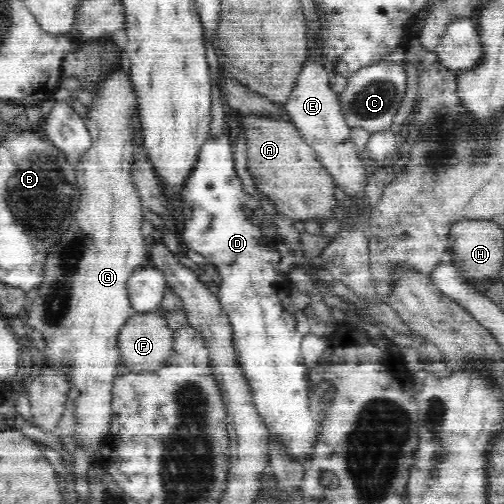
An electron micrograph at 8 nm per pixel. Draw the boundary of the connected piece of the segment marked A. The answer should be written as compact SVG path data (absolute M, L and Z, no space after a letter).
M234 113L232 124L243 123L247 134L247 162L253 184L268 194L275 208L288 219L307 224L324 220L333 221L330 216L338 210L338 200L334 196L338 186L336 179L328 173L314 149L305 141L297 126L290 121L262 116L242 116Z

